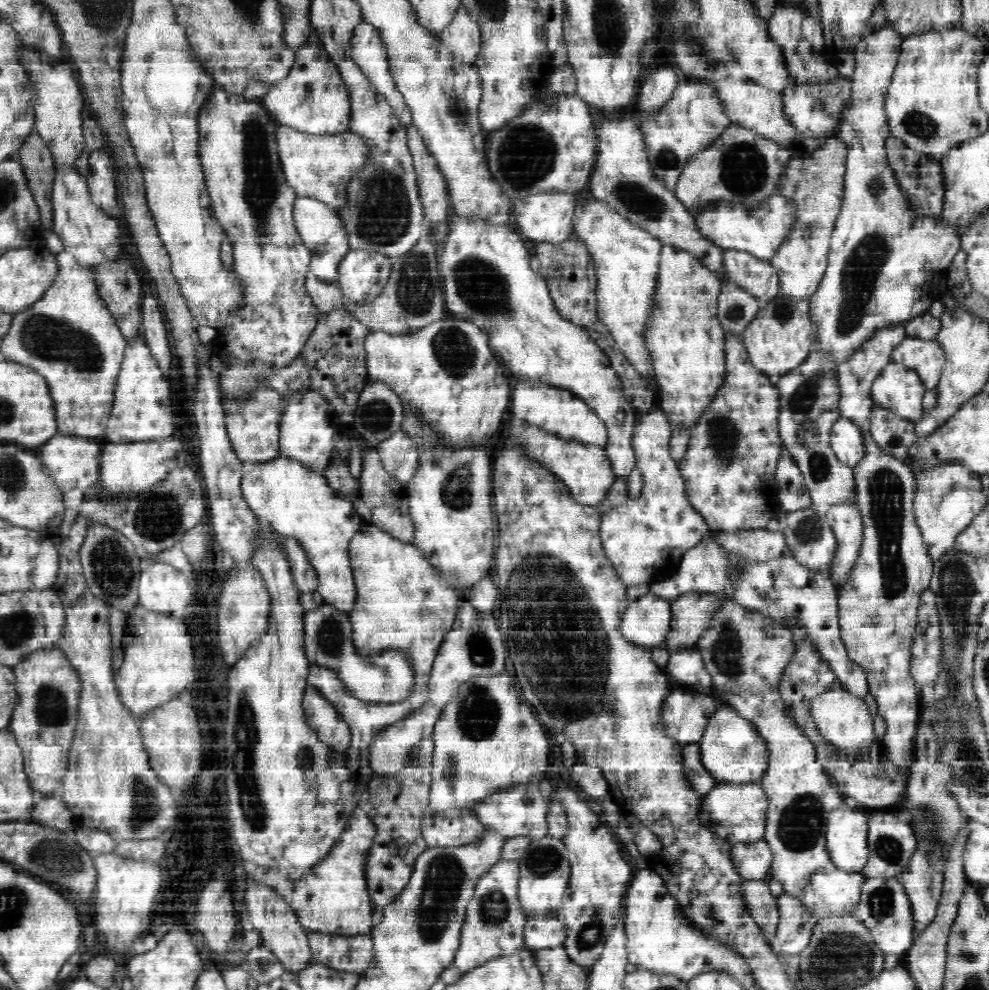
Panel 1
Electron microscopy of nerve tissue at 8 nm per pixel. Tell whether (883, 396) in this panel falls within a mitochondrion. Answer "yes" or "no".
no

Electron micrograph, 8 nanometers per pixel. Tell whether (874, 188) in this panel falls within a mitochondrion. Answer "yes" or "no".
yes

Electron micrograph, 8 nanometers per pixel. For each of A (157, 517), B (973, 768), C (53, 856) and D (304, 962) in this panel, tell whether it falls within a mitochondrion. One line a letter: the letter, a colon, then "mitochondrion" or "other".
A: mitochondrion
B: mitochondrion
C: mitochondrion
D: other

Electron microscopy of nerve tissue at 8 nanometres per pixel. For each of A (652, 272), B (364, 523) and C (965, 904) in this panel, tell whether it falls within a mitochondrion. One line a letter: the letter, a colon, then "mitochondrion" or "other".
A: other
B: other
C: other

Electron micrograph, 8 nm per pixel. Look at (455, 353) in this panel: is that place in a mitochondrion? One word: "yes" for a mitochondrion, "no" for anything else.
yes

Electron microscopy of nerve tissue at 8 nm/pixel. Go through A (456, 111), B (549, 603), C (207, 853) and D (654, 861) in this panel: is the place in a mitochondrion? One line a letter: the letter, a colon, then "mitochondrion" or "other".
A: mitochondrion
B: mitochondrion
C: other
D: other

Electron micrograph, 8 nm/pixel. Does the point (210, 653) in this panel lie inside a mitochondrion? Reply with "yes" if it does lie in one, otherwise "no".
no

